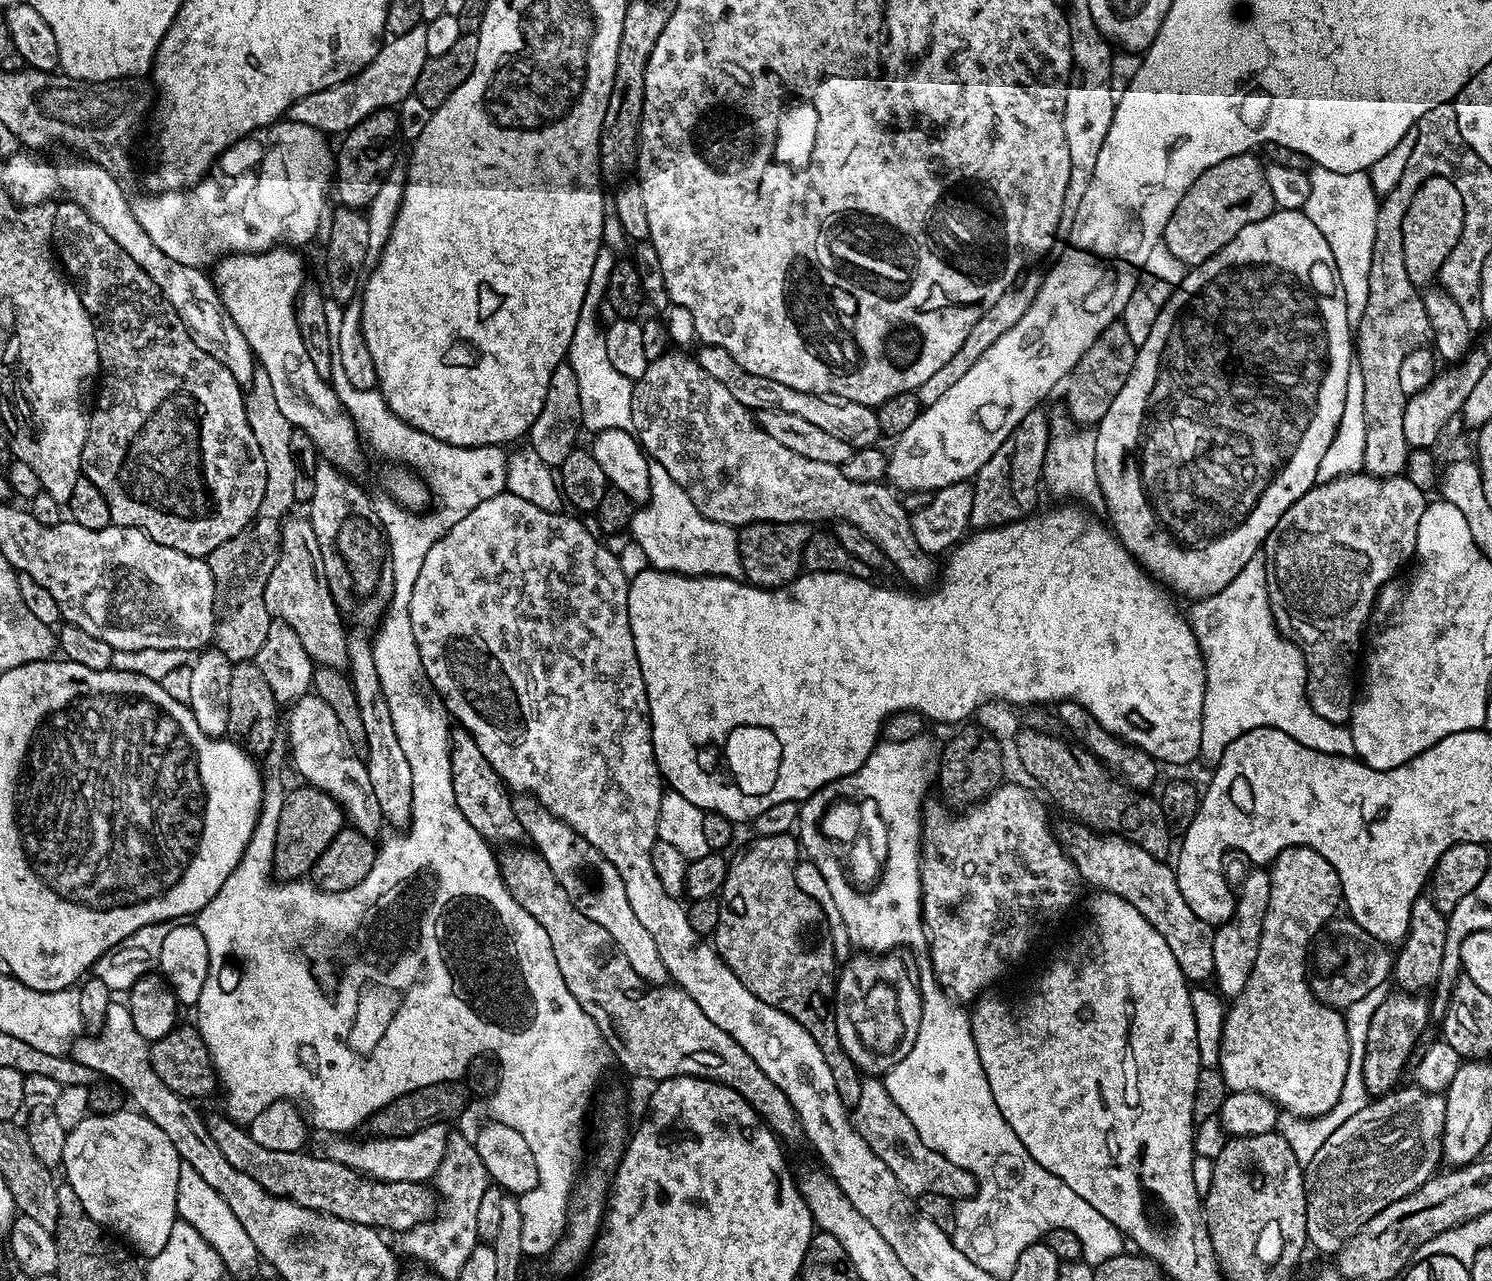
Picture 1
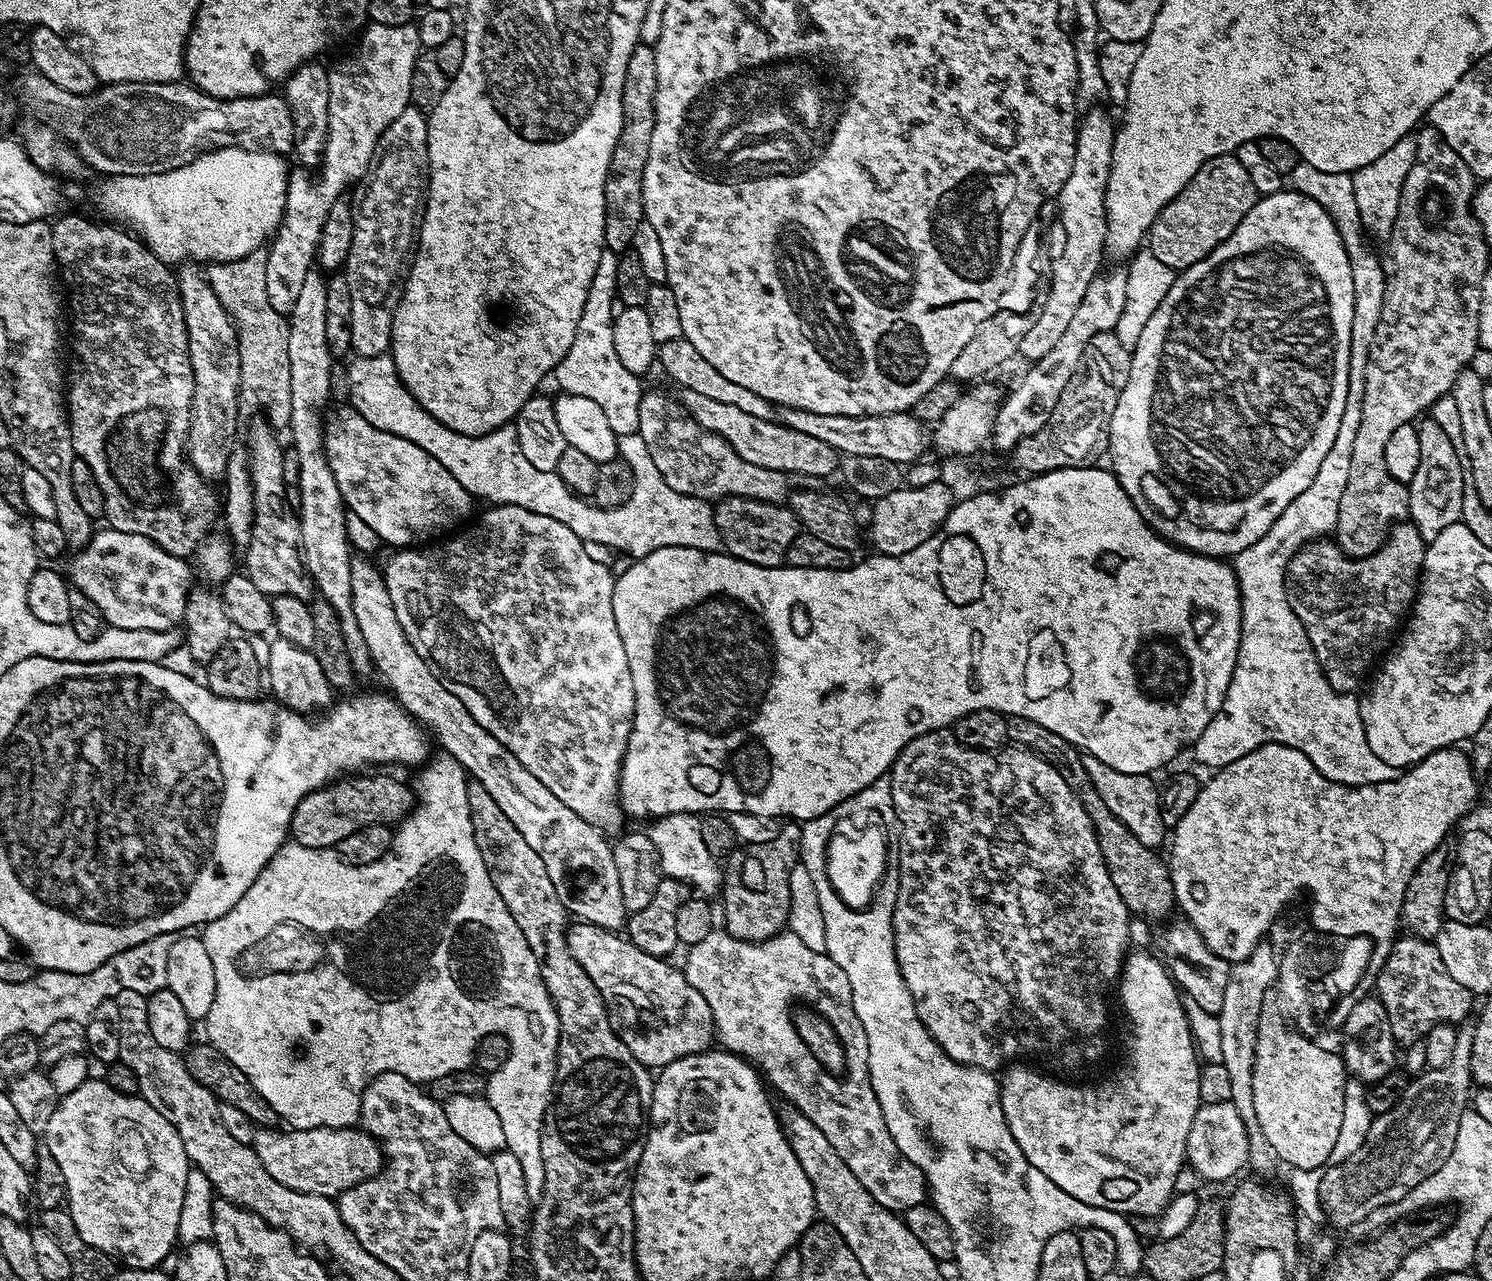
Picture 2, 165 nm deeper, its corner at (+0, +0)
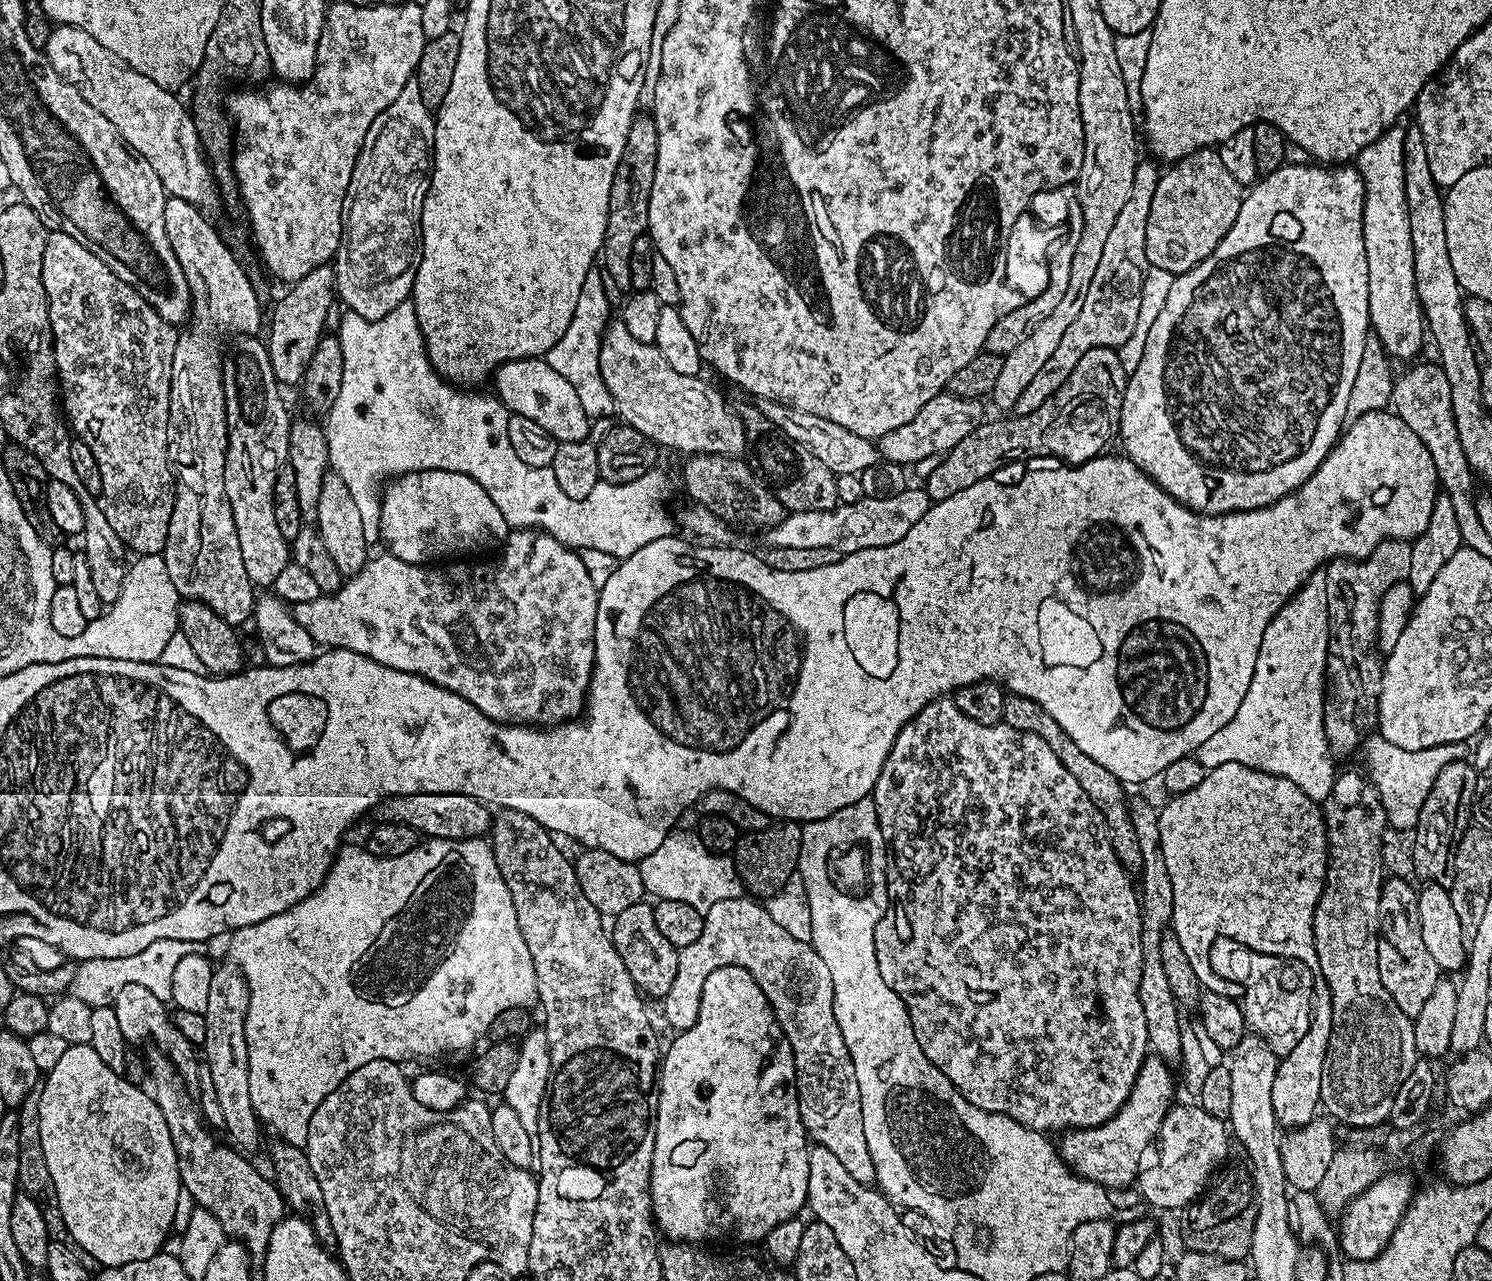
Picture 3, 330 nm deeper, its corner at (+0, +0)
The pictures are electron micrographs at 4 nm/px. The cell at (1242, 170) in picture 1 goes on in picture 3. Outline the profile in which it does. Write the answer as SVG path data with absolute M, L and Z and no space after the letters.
M1215 147L1203 148L1165 167L1154 190L1154 198L1150 202L1150 218L1146 222L1146 258L1149 265L1158 270L1183 274L1201 264L1216 249L1218 242L1226 238L1230 226L1234 226L1245 195L1245 189L1234 182Z

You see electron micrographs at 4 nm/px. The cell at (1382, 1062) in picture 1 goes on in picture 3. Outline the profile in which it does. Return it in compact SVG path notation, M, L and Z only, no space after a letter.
M1389 877L1385 879L1382 894L1379 896L1379 918L1380 918L1380 942L1378 946L1378 972L1381 975L1382 986L1389 991L1394 998L1398 1008L1407 1017L1415 1018L1422 1012L1427 996L1436 990L1438 978L1441 979L1442 973L1427 947L1423 945L1421 926L1419 925L1419 915L1417 889L1402 878Z

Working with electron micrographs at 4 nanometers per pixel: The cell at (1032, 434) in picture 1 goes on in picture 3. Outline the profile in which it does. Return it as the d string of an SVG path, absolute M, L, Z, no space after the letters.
M1141 159L1136 165L1134 186L1130 186L1130 198L1126 198L1126 203L1122 205L1118 218L1114 218L1114 227L1106 238L1102 259L1099 260L1098 271L1095 272L1094 278L1090 282L1090 290L1086 290L1082 310L1078 310L1074 322L1070 322L1066 334L1062 334L1062 342L1058 342L1058 350L1054 350L1054 361L1056 362L1049 364L1044 371L1039 372L1034 378L1034 382L1030 382L1030 386L1026 386L1026 390L1022 390L1014 409L1015 415L1028 416L1034 410L1038 410L1038 406L1042 406L1042 402L1046 402L1046 398L1050 398L1052 393L1059 388L1068 374L1068 369L1075 366L1078 358L1082 358L1082 354L1086 354L1086 350L1095 348L1119 350L1122 342L1126 342L1126 338L1130 338L1130 334L1134 334L1134 330L1138 326L1138 310L1142 310L1142 282L1150 267L1146 258L1146 222L1150 218L1150 202L1154 198L1154 190L1158 186L1161 174L1161 169L1155 168L1151 164L1153 161L1148 160Z

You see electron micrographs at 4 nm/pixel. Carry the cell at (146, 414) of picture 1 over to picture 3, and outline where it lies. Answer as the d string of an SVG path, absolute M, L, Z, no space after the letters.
M52 230L48 233L46 250L42 254L42 286L46 286L46 298L50 310L52 349L56 355L56 375L58 388L62 393L62 408L66 413L66 420L71 431L82 442L86 442L86 446L90 446L90 454L94 454L94 462L98 462L98 474L102 474L102 504L106 514L106 522L110 522L110 526L118 534L118 538L122 538L125 549L132 551L133 548L133 553L142 556L155 556L163 553L176 501L174 472L170 467L170 421L172 419L170 406L172 405L172 363L174 362L174 346L178 335L177 329L165 322L145 302L142 294L138 294L138 290L134 290L134 286L122 282L122 278L118 278L118 274L114 274L114 270L110 270L110 266L106 266L106 262L102 262L102 258L98 258L98 254L90 254L90 250L86 250L86 246L82 246L82 242L70 238L70 234L65 232Z

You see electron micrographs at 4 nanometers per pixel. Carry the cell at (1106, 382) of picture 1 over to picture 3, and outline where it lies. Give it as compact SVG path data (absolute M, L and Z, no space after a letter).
M1117 349L1086 350L1038 410L1028 416L1012 414L1009 420L979 424L954 446L954 450L945 452L942 464L931 471L922 484L929 501L945 500L950 494L958 494L958 490L966 490L966 486L974 486L974 482L995 477L1003 464L1012 464L1015 460L1057 456L1060 459L1057 461L1075 466L1101 455L1117 435L1128 378L1129 373L1122 370Z

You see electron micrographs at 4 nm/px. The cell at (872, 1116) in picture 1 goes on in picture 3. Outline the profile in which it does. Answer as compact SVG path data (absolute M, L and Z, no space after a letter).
M739 896L738 898L726 898L726 902L714 902L714 906L710 906L703 913L703 917L704 932L698 934L698 939L690 942L690 946L679 949L678 974L674 974L674 982L670 986L668 993L662 998L664 1012L669 1016L669 1026L676 1028L672 1030L675 1030L677 1033L682 1033L694 1023L700 1009L700 994L704 985L704 979L714 970L718 970L722 966L734 966L735 964L746 969L754 978L754 982L758 982L762 994L766 994L766 998L776 1015L776 1021L779 1022L780 1028L784 1031L784 1037L790 1042L790 1050L794 1054L794 1066L796 1067L796 1097L800 1103L800 1120L804 1124L804 1130L808 1133L811 1143L813 1145L821 1144L822 1146L826 1146L826 1150L830 1150L830 1154L834 1154L834 1158L838 1158L838 1162L842 1162L842 1166L846 1166L847 1172L853 1178L863 1184L871 1185L876 1179L876 1164L870 1158L870 1150L866 1150L866 1133L862 1131L862 1102L858 1094L858 1078L854 1074L854 1066L852 1065L852 1059L848 1053L846 1042L842 1038L842 1030L838 1030L838 1022L834 1018L832 979L830 978L828 964L812 949L809 941L794 938L794 934L790 934L790 930L782 930L782 926L778 926L778 922L774 922L774 918L770 918L767 907L755 899Z

